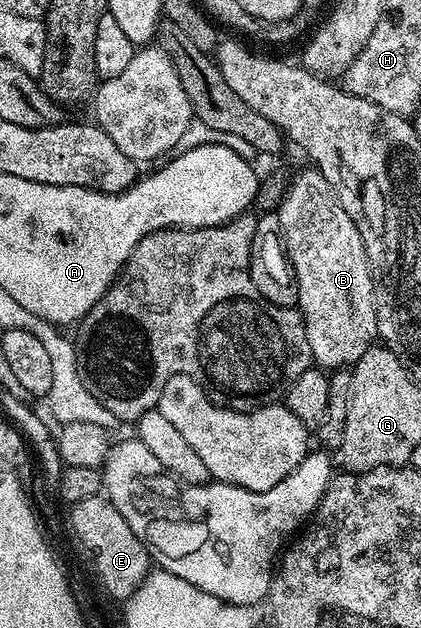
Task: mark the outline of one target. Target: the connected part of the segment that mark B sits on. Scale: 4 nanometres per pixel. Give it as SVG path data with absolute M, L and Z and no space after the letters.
M309 168L304 170L292 182L292 187L285 189L282 194L282 201L278 206L278 217L280 219L280 232L284 249L288 252L288 261L292 263L292 270L296 273L296 283L298 284L298 309L304 323L306 324L306 336L310 340L310 352L312 353L312 361L317 367L327 368L329 371L341 368L351 368L355 366L357 360L362 357L366 351L377 341L376 332L376 284L372 281L372 268L368 264L366 256L366 248L362 236L358 232L358 228L354 224L354 220L350 220L350 216L346 216L346 208L342 208L342 204L336 198L334 188L330 188L330 184L326 184L326 180L320 175L319 170Z

